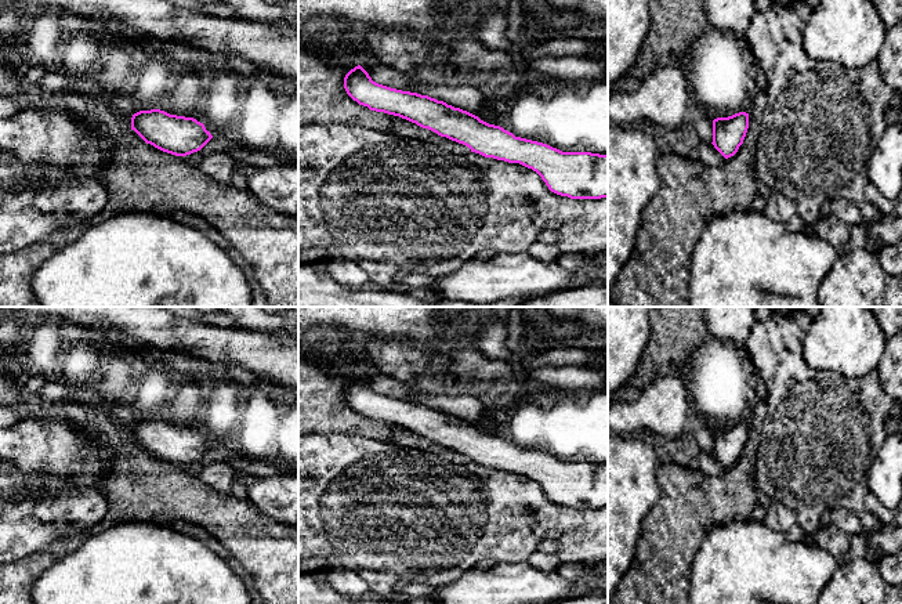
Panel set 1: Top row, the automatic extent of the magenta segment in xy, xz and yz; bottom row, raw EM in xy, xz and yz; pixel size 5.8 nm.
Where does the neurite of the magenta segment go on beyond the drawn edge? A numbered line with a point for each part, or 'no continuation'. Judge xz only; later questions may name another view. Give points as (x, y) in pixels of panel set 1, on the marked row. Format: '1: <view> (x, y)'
no continuation

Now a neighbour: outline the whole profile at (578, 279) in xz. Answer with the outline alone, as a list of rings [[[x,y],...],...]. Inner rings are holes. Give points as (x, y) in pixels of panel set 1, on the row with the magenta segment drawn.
[[[575,271],[566,289],[580,287],[590,283],[608,283],[608,274],[604,276],[594,276]]]

